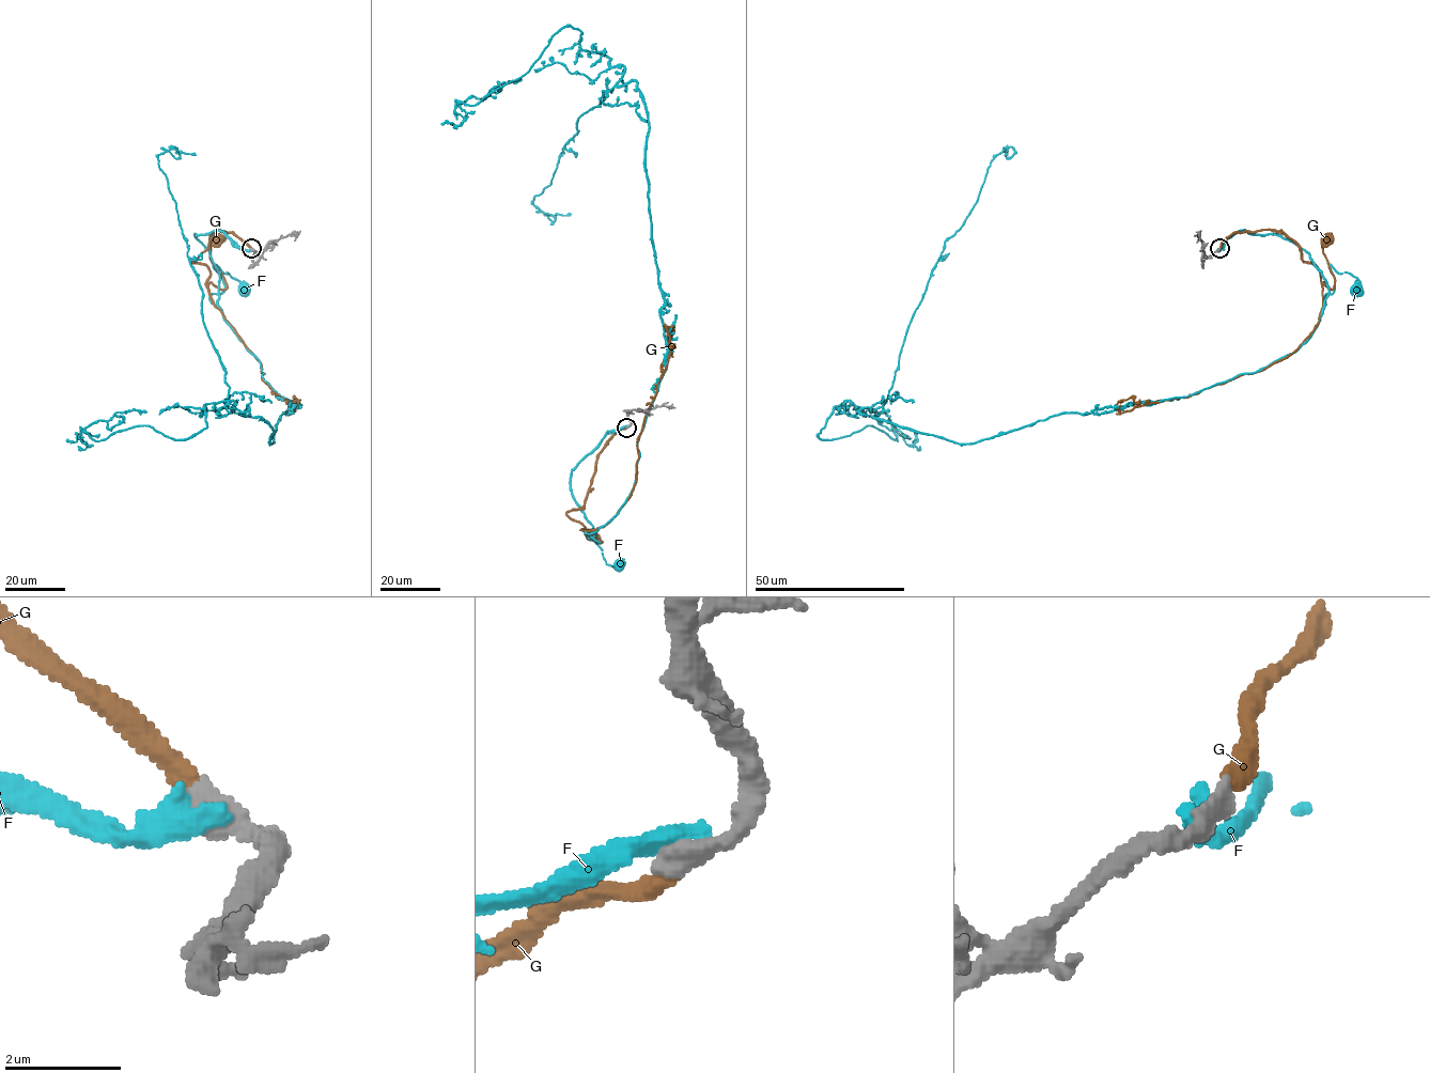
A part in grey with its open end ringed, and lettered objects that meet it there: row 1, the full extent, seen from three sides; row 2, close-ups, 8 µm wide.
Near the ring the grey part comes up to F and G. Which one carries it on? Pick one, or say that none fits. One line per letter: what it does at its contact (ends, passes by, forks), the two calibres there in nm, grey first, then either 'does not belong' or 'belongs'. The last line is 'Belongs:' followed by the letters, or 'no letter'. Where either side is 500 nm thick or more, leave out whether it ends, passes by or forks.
F: 550/440 nm | does not belong
G: it ends | 480/340 nm | belongs
Belongs: G

